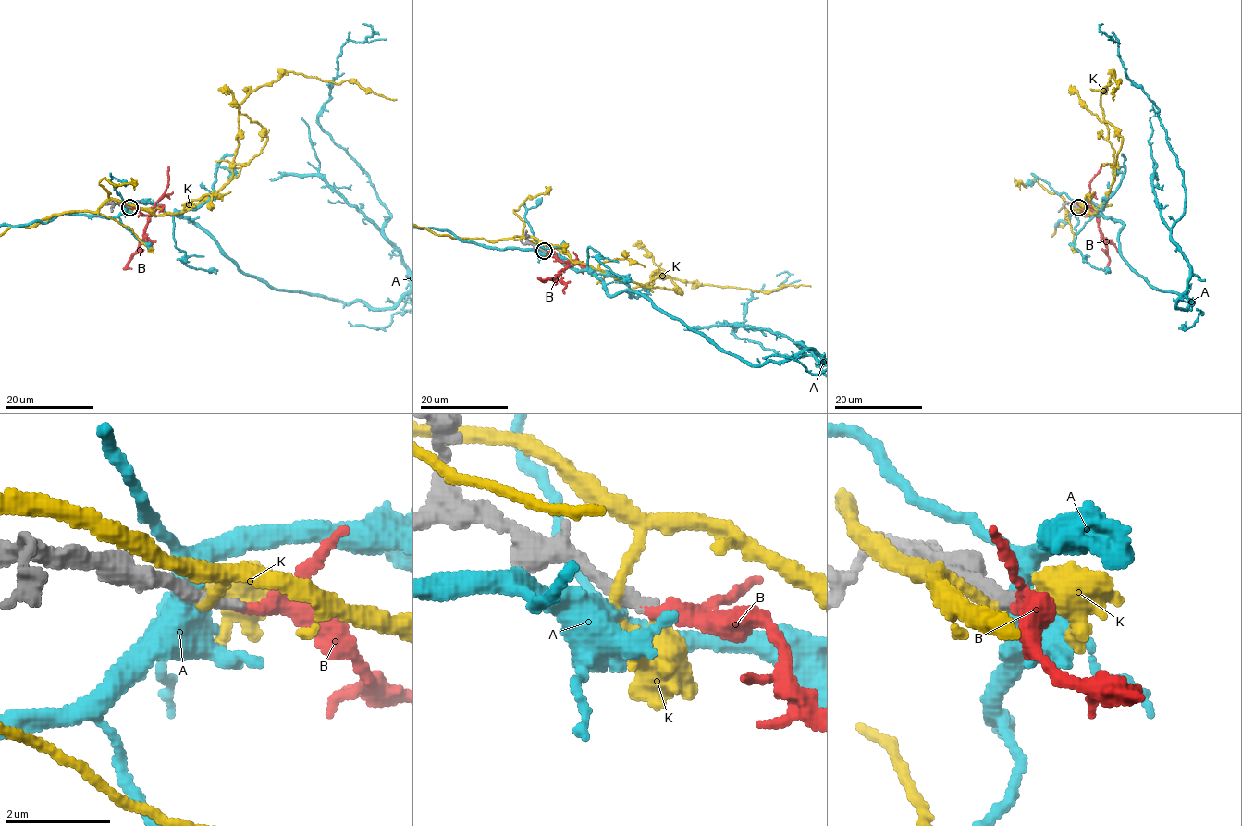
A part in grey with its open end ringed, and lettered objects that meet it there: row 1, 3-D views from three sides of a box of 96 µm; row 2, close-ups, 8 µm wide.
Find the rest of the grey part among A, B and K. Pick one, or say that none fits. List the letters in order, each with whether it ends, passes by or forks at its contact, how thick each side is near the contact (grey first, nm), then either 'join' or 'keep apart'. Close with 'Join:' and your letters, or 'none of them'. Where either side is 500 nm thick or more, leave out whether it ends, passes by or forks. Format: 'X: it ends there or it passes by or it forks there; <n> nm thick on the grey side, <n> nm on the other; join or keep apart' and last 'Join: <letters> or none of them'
A: it forks there; 300 nm thick on the grey side, 400 nm on the other; keep apart
B: it ends there; 240 nm thick on the grey side, 240 nm on the other; join
K: it passes by; 280 nm thick on the grey side, 190 nm on the other; keep apart
Join: B

